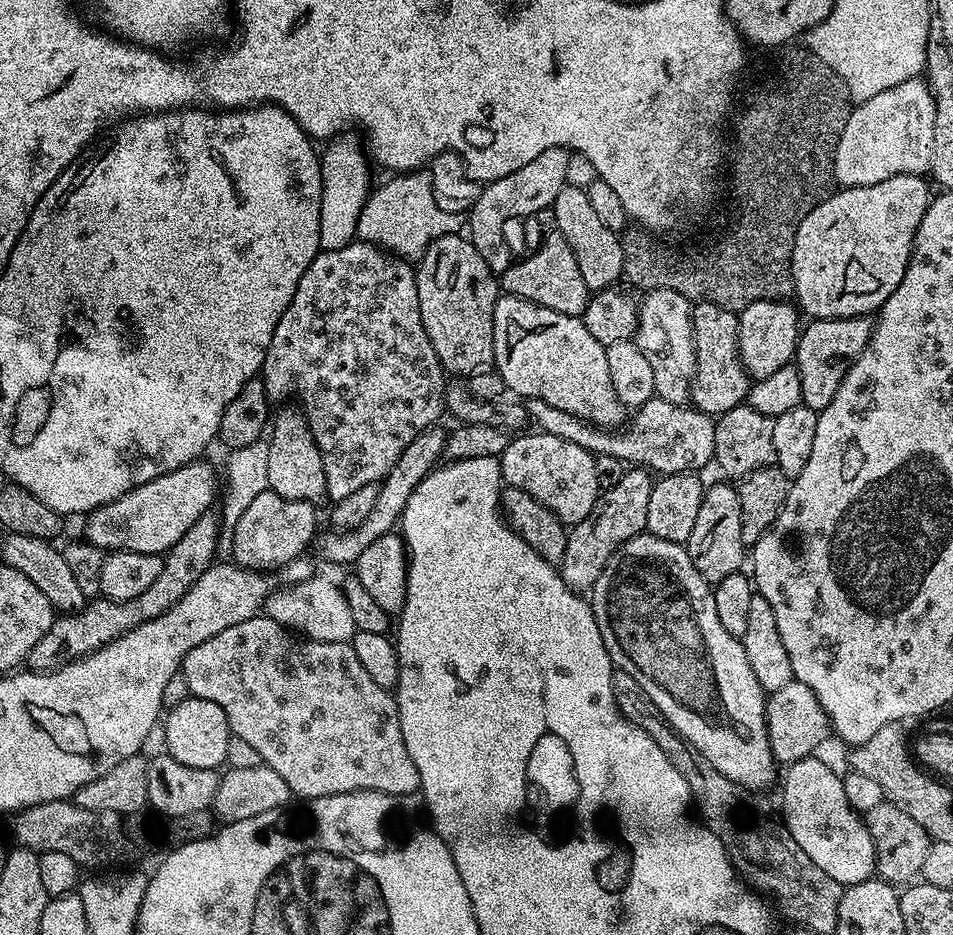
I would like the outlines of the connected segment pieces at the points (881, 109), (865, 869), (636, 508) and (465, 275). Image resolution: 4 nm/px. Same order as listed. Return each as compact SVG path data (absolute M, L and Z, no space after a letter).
M911 78L898 86L894 86L890 90L882 90L882 94L874 94L874 98L860 101L860 105L853 110L848 116L848 120L840 128L840 138L836 141L836 150L832 157L832 174L835 183L846 188L857 188L858 186L874 186L878 182L886 182L886 178L894 178L895 176L918 176L927 173L932 166L935 125L936 98L932 95L931 87L920 78Z
M813 754L787 765L784 776L784 793L780 796L780 804L784 807L784 817L782 823L788 832L806 850L809 858L820 867L825 874L830 874L834 882L841 886L857 884L863 880L873 879L876 872L876 855L874 854L874 838L870 838L865 817L861 813L855 812L850 806L850 801L846 799L843 775L835 772L824 760L819 760L819 755Z
M629 467L618 486L610 486L601 491L596 509L586 518L582 518L582 522L571 525L566 542L566 554L562 554L558 571L572 592L591 593L592 587L598 582L602 570L606 570L606 562L610 562L612 555L623 544L630 542L630 538L645 531L646 509L650 503L653 483L653 477L643 467Z
M453 234L432 240L423 256L415 265L416 285L418 286L418 310L422 314L422 326L426 326L426 334L430 338L430 346L440 359L440 367L445 373L461 372L464 378L471 377L481 370L487 369L495 361L494 354L494 306L502 295L497 273L482 262L482 254L472 245L471 239L464 234Z

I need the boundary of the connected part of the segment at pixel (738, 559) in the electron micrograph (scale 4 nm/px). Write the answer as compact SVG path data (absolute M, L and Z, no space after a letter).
M709 483L705 487L702 506L698 506L698 519L686 547L694 566L713 586L726 578L726 574L741 571L740 563L746 560L746 545L742 542L740 493L733 485L731 488L728 484Z

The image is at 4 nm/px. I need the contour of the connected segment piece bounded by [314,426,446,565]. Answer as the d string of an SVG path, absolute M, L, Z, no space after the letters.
M440 426L430 427L422 434L418 434L418 438L414 438L414 442L410 442L410 446L402 450L398 462L384 477L380 484L378 502L374 502L374 510L370 510L370 514L366 514L364 521L356 528L331 530L332 532L321 531L314 540L317 556L315 559L325 560L328 564L349 563L348 565L351 565L360 559L362 550L366 550L370 542L378 542L378 538L389 535L399 525L400 517L404 515L406 506L410 502L410 494L414 494L416 487L424 481L429 472L433 471L437 462L443 457L445 435L445 429L440 429Z

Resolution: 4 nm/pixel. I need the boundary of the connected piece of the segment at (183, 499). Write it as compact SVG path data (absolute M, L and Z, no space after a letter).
M193 462L173 472L162 474L142 486L130 489L126 494L122 494L122 498L98 506L93 512L87 513L85 520L88 521L84 524L83 539L94 547L103 549L105 553L137 552L155 556L167 554L184 537L186 530L190 530L190 526L194 526L194 522L198 522L198 518L211 509L208 507L216 496L218 472L217 469L215 472L210 465L204 463Z

